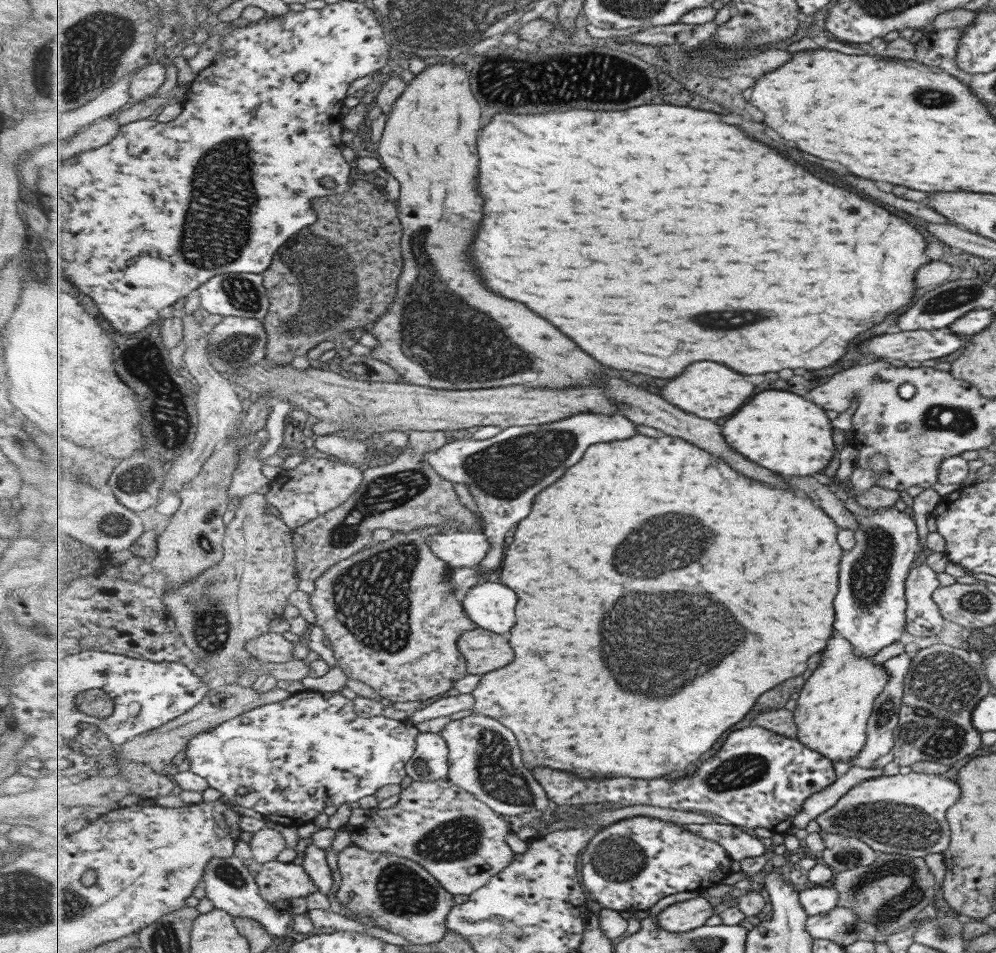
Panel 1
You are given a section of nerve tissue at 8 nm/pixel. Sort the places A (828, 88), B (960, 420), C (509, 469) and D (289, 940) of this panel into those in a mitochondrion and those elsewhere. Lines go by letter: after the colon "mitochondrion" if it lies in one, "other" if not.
A: other
B: mitochondrion
C: mitochondrion
D: other

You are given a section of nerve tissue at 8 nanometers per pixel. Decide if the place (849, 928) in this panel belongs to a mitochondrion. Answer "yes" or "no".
yes

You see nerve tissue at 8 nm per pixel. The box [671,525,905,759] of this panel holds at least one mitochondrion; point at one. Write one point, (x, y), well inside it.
(886, 712)

